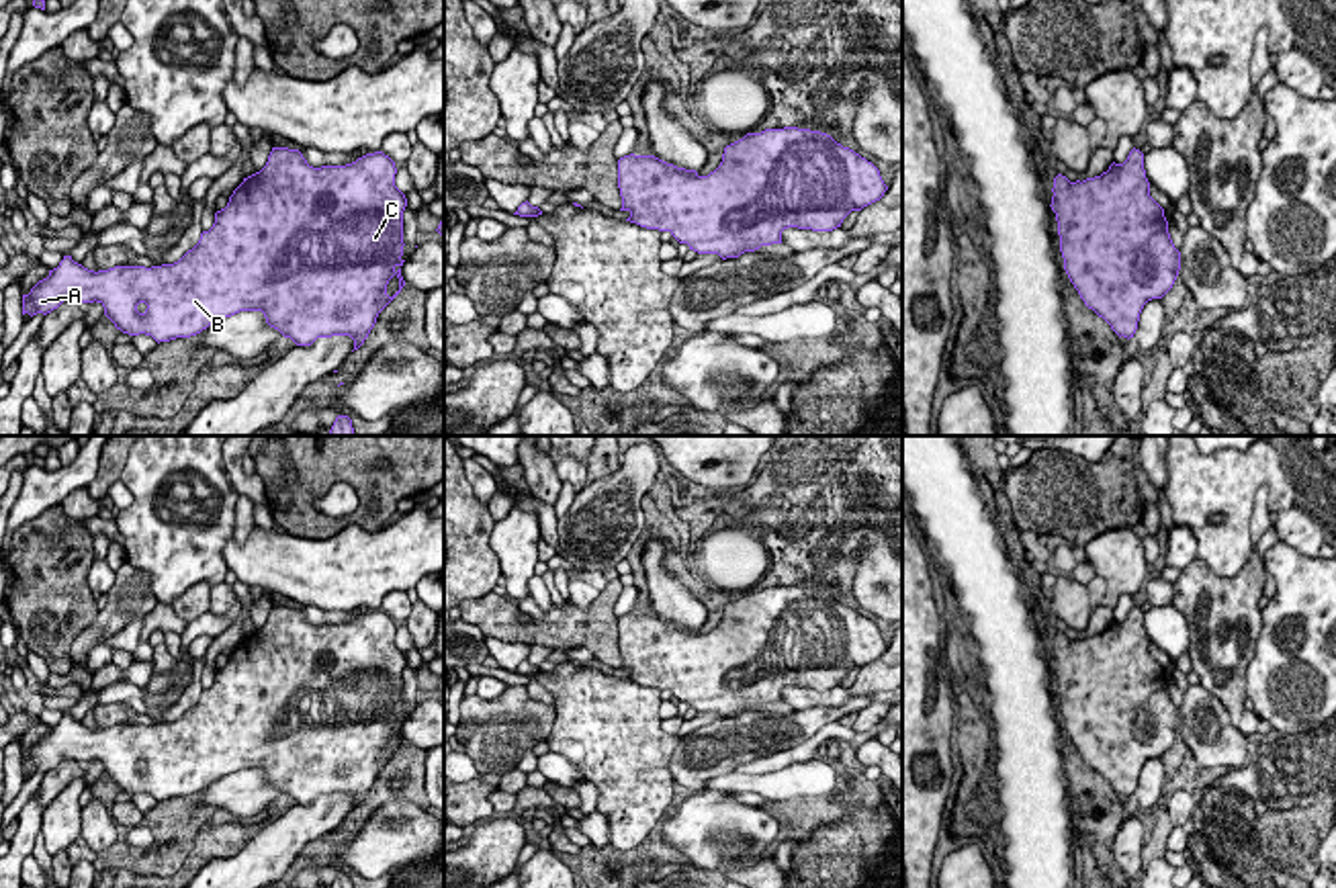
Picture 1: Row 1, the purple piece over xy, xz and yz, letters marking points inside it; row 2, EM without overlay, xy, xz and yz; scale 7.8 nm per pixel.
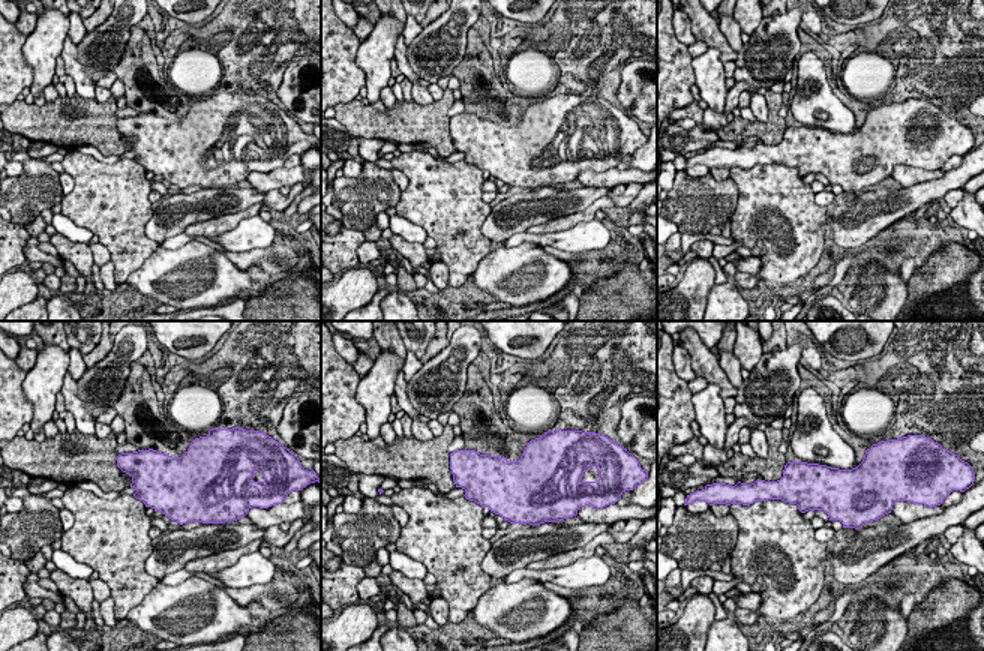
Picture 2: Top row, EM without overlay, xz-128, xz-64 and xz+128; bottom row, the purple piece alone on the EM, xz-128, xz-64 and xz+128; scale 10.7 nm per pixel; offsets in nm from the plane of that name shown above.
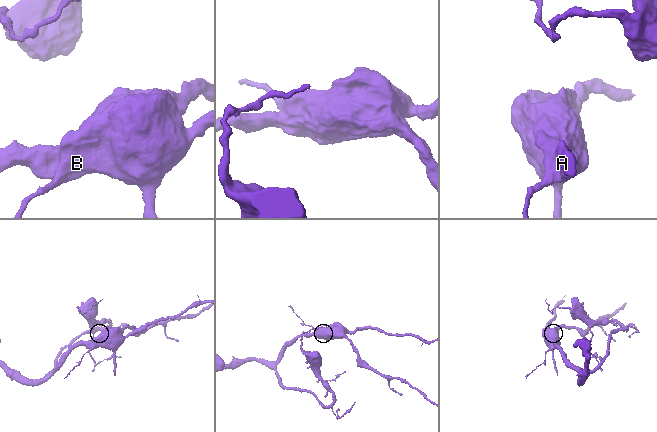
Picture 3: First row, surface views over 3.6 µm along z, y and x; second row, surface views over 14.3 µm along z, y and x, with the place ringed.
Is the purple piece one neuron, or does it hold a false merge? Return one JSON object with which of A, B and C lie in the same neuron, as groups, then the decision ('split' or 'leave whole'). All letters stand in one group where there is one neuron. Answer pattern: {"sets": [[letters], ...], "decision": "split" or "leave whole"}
{"sets": [["A", "B", "C"]], "decision": "leave whole"}

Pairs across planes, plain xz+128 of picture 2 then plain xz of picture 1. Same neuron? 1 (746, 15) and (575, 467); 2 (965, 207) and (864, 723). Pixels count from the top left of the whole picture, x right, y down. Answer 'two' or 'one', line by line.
1: one
2: two

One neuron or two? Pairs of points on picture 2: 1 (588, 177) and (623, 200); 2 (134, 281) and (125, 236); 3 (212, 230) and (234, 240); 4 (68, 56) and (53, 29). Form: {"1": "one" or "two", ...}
{"1": "two", "2": "two", "3": "two", "4": "two"}

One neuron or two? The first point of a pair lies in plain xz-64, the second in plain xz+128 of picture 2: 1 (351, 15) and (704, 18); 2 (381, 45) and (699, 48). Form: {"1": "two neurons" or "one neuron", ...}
{"1": "two neurons", "2": "two neurons"}

